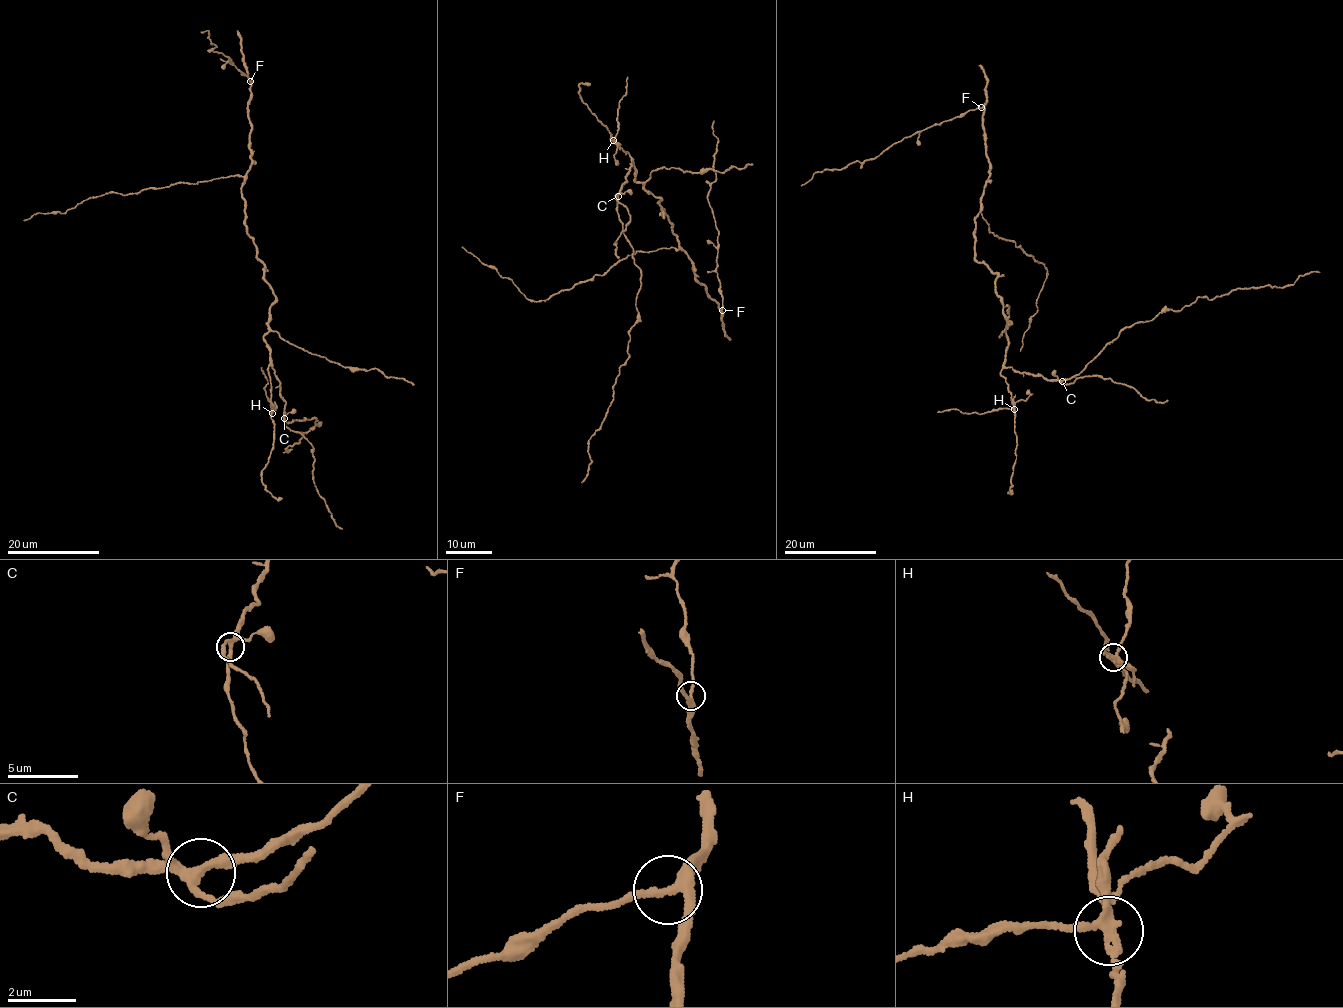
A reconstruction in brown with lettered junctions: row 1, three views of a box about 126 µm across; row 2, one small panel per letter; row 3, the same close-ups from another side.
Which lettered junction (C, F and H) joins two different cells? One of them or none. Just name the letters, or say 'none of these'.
H

